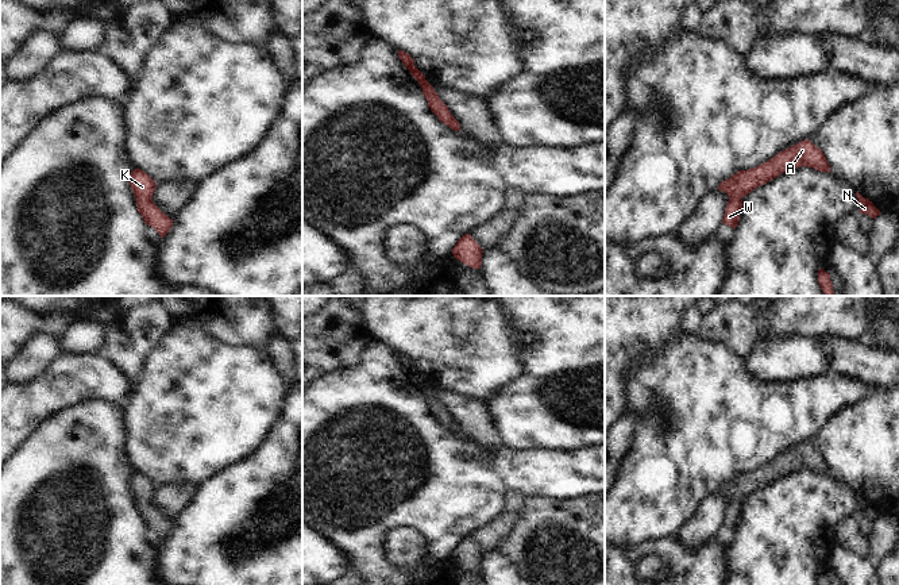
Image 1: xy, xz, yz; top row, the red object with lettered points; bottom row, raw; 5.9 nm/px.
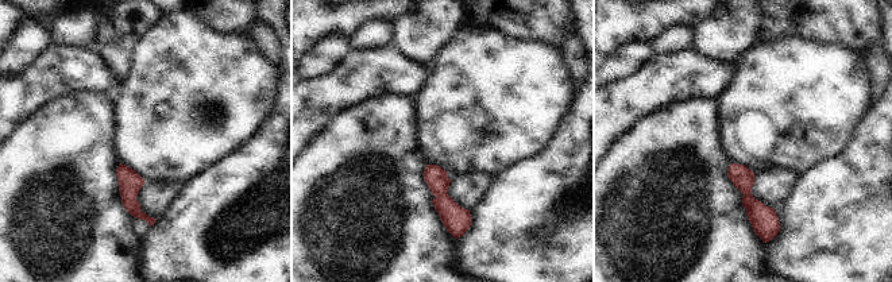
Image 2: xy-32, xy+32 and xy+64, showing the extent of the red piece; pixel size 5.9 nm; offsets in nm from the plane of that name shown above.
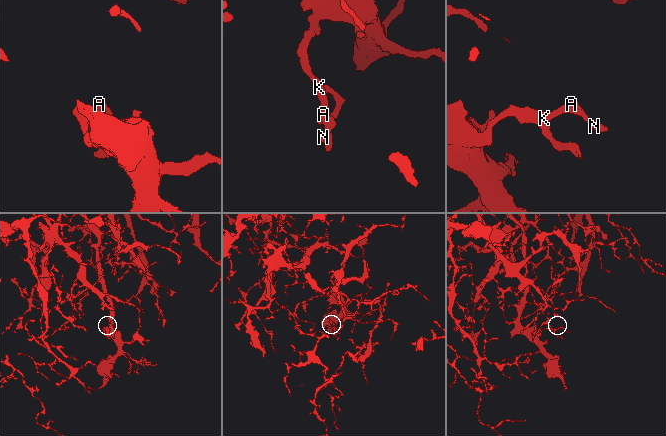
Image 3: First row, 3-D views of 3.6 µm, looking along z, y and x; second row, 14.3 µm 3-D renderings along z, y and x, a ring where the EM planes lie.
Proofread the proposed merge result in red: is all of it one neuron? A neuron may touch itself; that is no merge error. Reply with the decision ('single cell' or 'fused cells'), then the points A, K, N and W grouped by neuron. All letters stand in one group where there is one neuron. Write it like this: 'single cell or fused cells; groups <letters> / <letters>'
single cell; groups A K N W

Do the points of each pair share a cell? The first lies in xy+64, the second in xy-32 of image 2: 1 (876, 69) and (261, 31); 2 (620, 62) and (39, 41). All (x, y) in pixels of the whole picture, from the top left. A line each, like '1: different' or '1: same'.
1: same
2: same

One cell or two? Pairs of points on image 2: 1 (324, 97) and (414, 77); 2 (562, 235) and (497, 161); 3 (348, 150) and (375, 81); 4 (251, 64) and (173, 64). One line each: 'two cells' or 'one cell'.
1: one cell
2: two cells
3: two cells
4: one cell

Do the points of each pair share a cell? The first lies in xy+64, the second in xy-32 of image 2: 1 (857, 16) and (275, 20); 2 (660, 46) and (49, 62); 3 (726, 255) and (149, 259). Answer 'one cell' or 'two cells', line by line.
1: two cells
2: two cells
3: two cells

